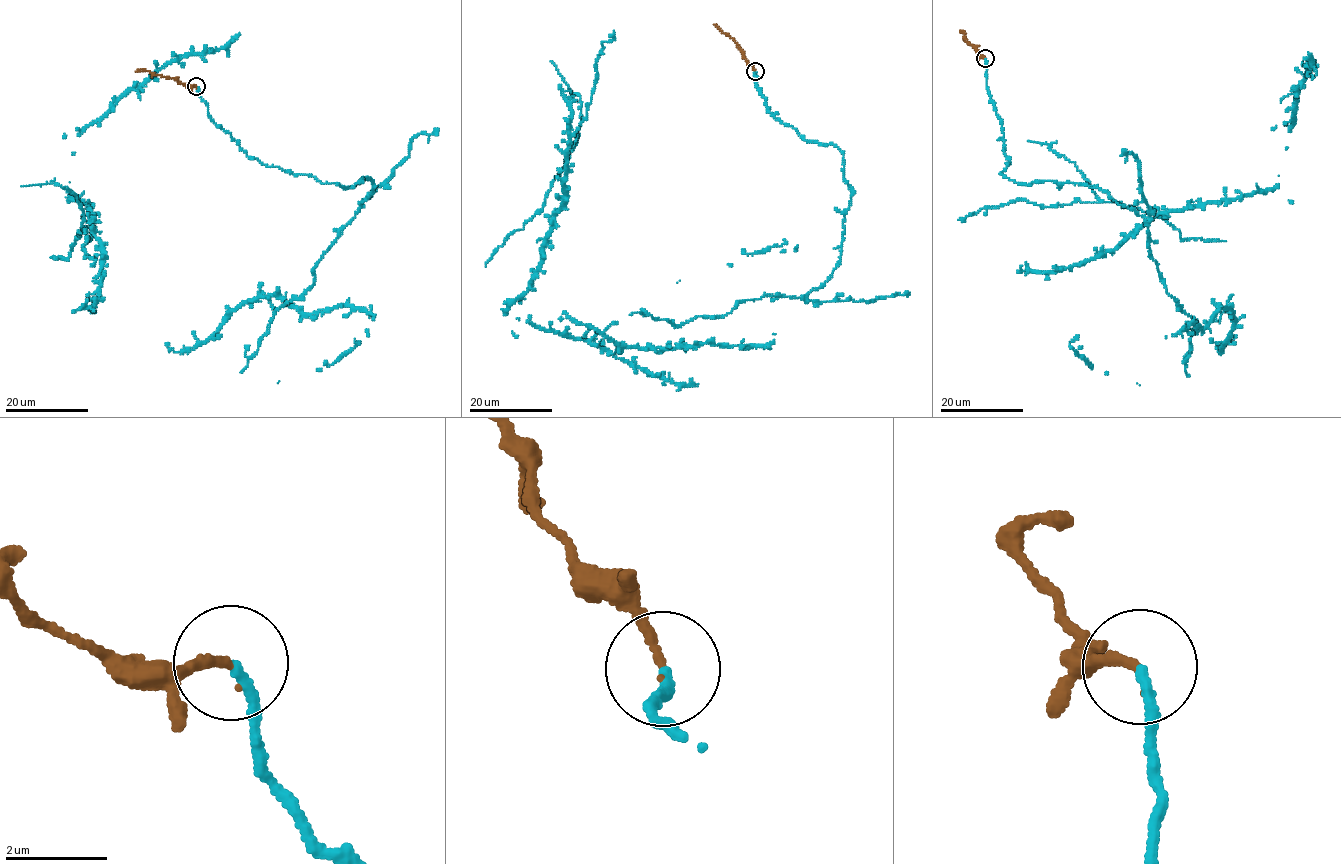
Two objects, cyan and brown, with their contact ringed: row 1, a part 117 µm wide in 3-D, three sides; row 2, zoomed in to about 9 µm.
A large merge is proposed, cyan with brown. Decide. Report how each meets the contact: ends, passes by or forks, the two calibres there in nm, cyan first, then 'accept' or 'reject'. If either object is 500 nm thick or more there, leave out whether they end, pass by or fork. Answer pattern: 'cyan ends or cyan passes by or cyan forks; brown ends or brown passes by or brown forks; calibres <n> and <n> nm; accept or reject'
cyan ends; brown ends; calibres 190 and 180 nm; accept

